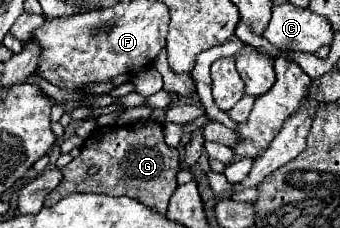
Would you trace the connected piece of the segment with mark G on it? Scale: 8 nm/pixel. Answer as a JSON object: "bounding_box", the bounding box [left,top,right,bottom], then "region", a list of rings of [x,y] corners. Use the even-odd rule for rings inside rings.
{"bounding_box":[45,120,179,212],"region":[[[139,120],[127,126],[97,128],[81,148],[81,154],[71,160],[63,172],[63,182],[47,194],[45,206],[57,204],[61,198],[75,192],[97,192],[107,196],[131,196],[151,206],[157,212],[165,212],[171,194],[177,188],[179,150],[173,150],[163,140],[163,124],[157,120]],[[97,166],[97,174],[89,174],[89,168]]]}

